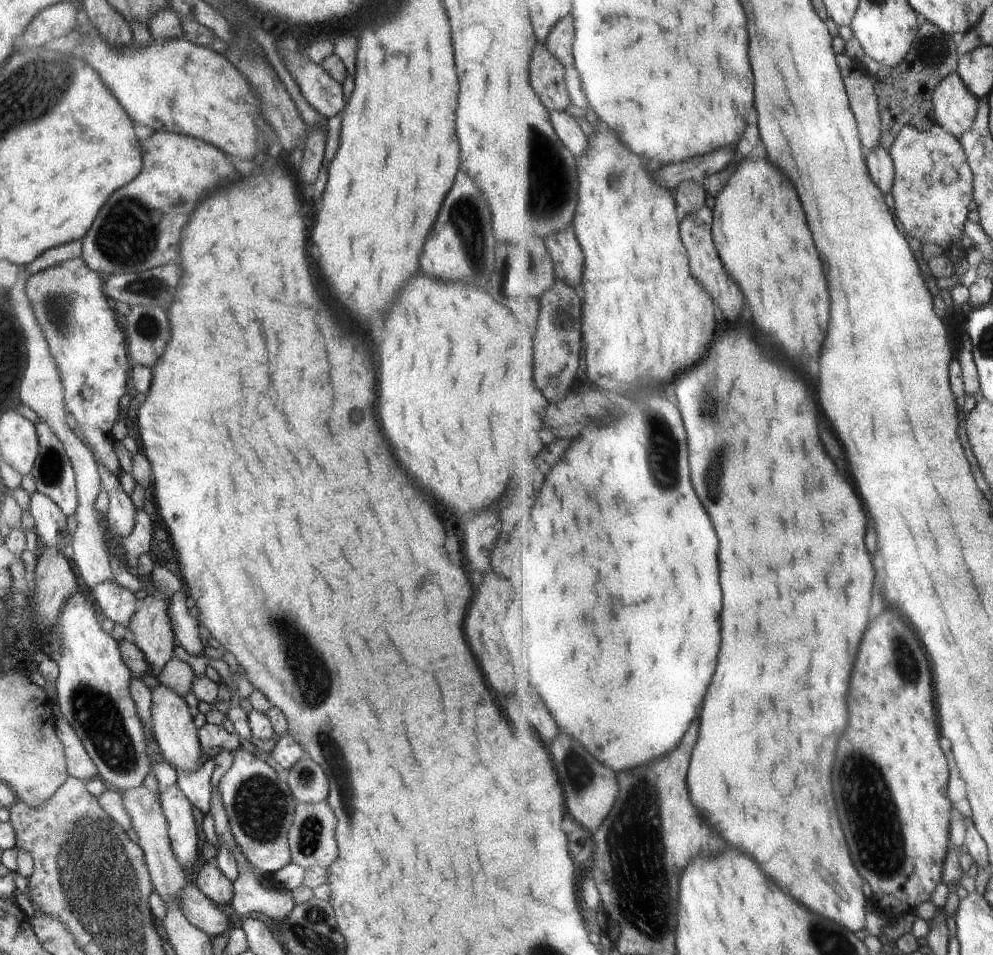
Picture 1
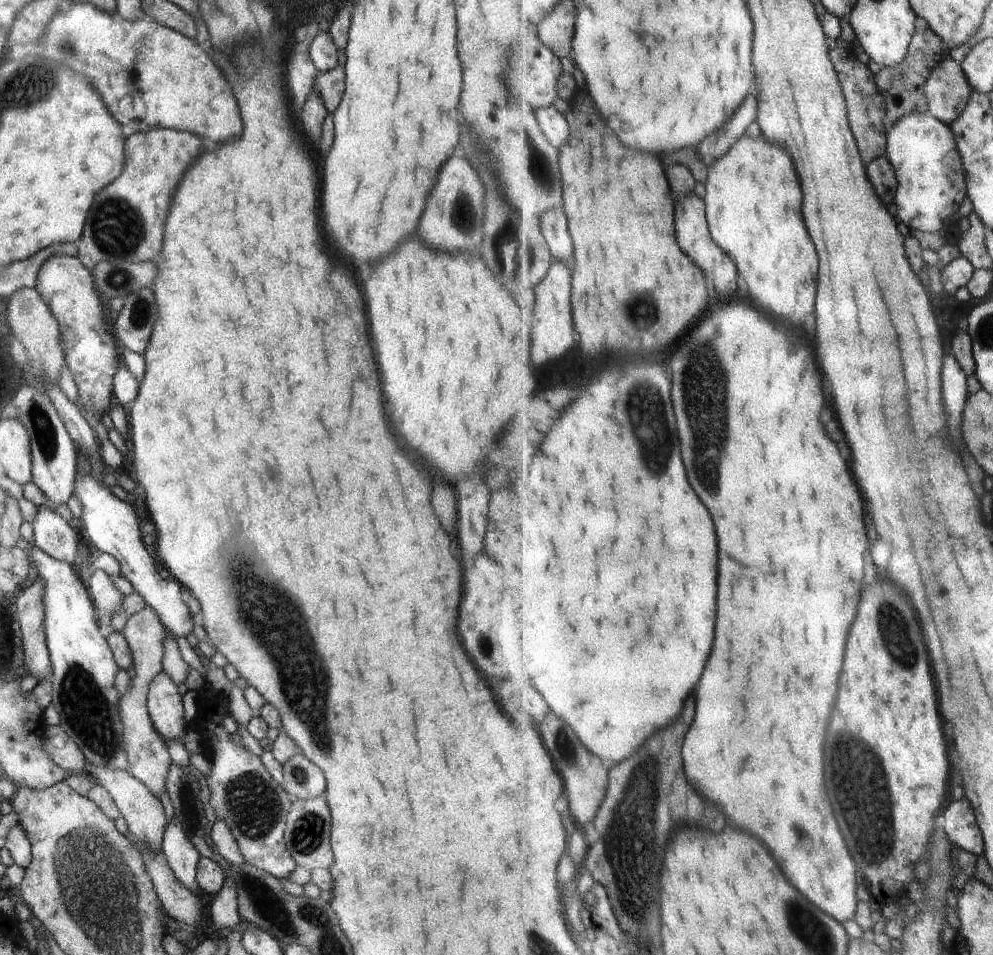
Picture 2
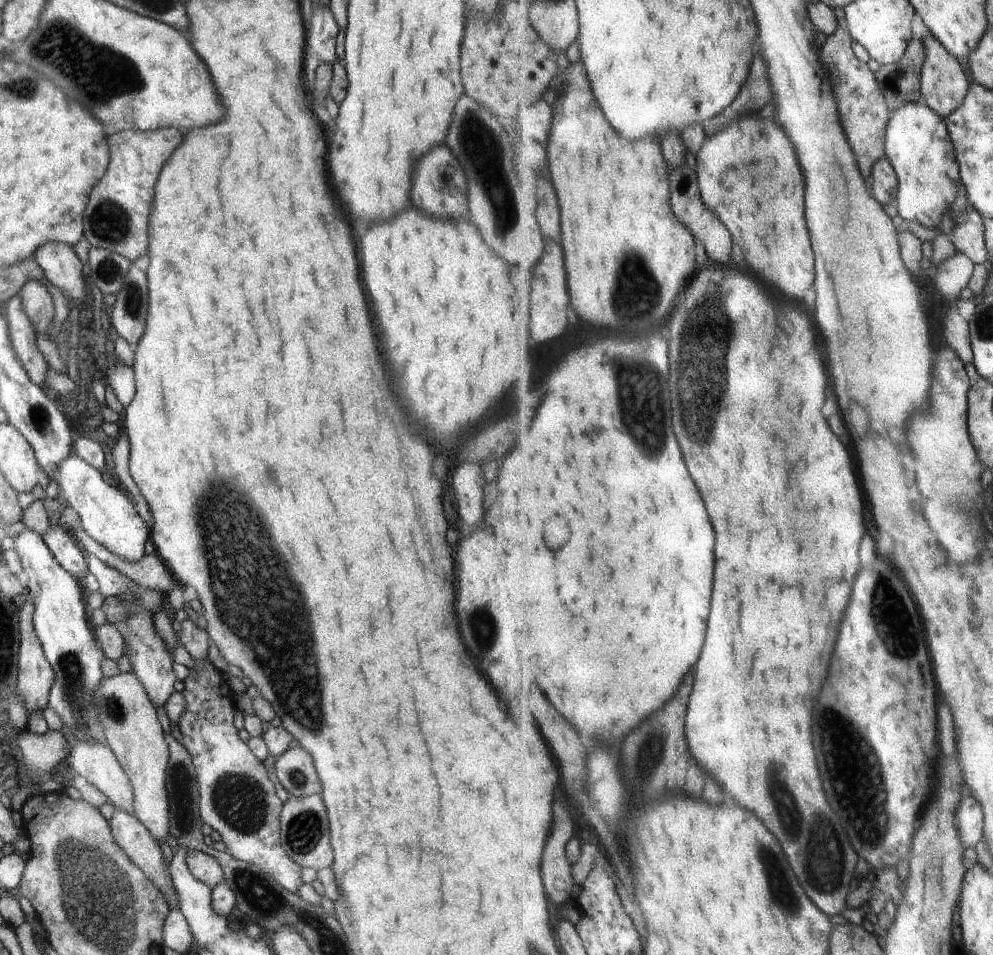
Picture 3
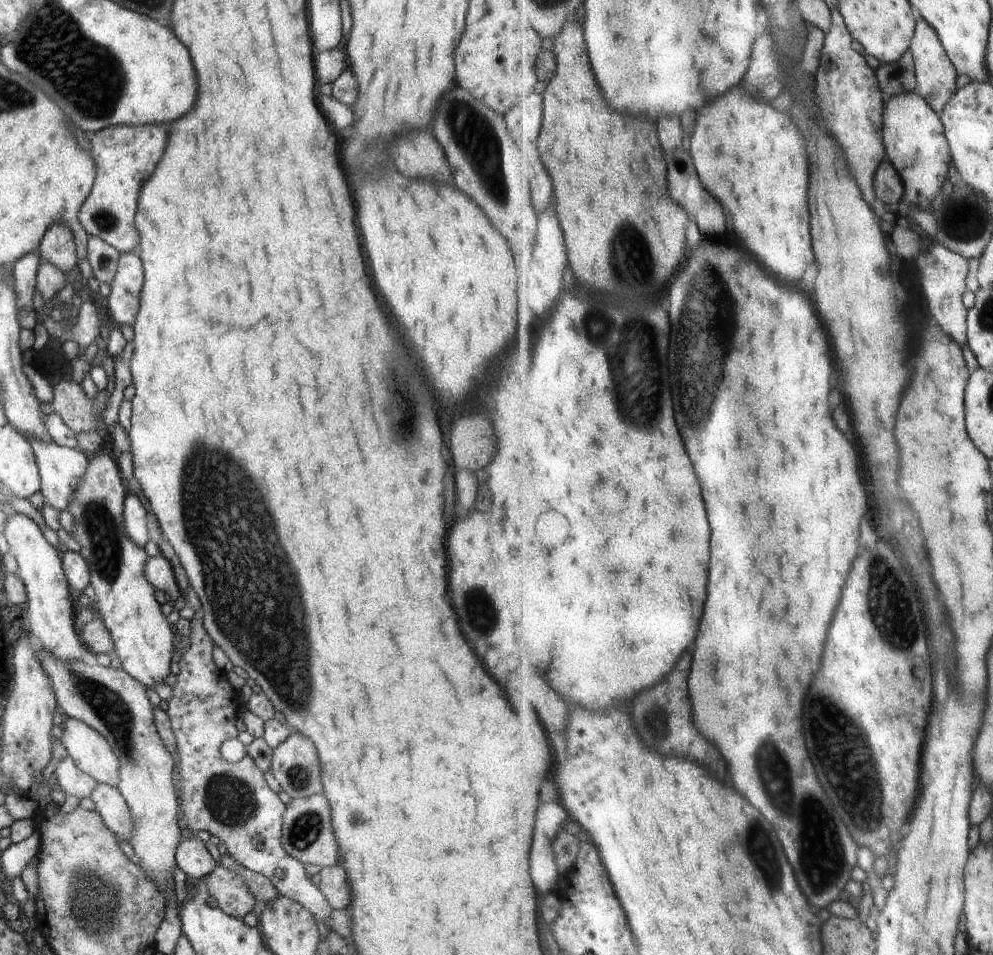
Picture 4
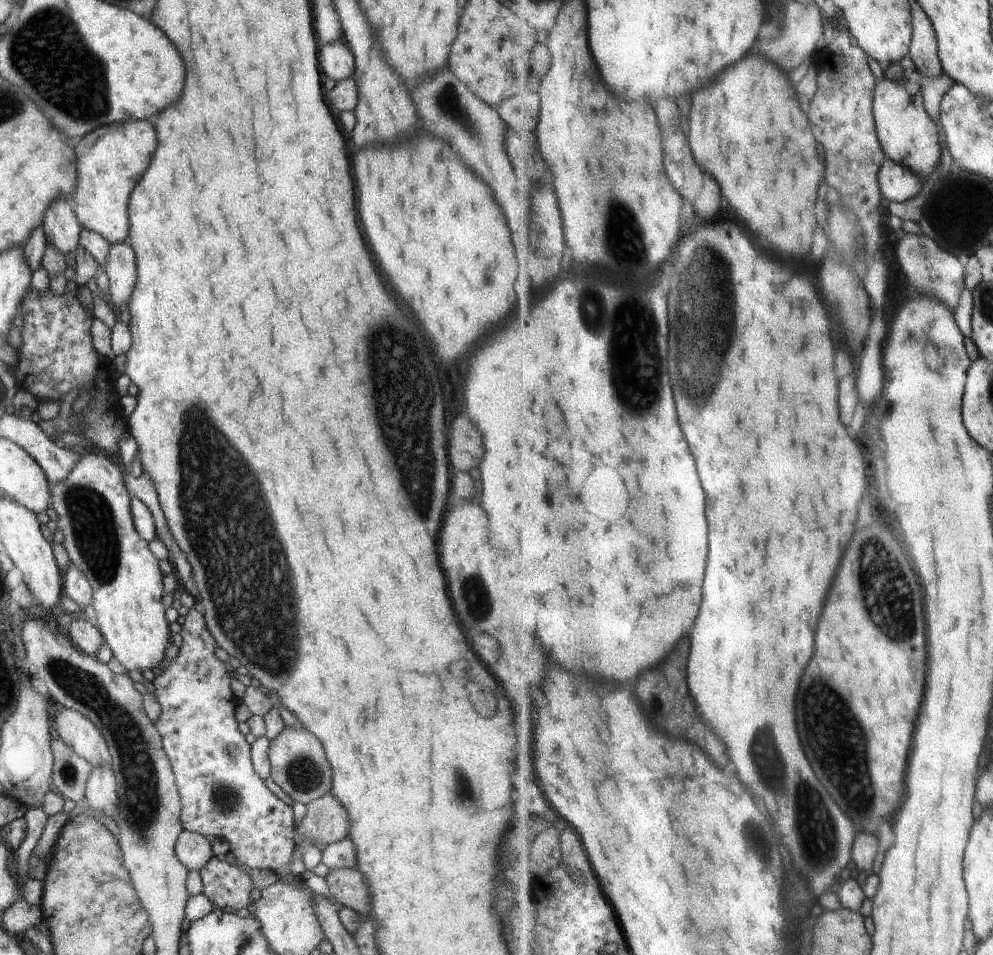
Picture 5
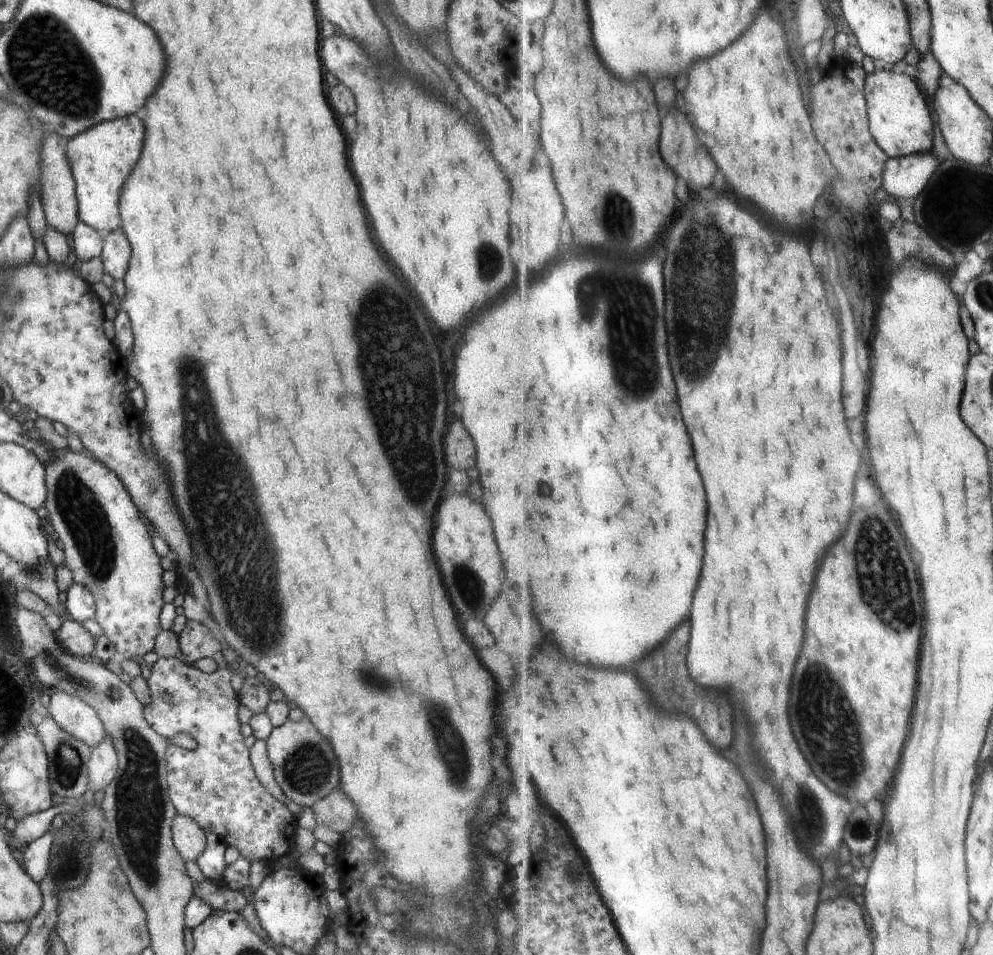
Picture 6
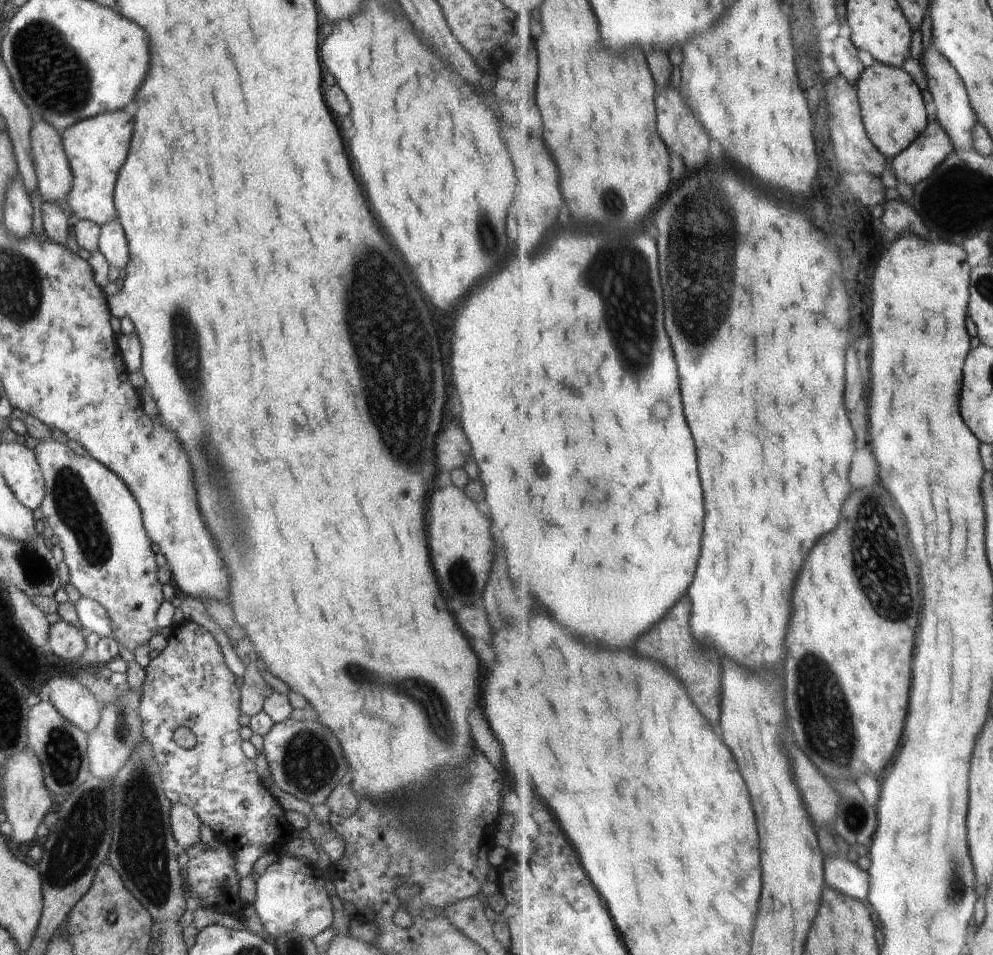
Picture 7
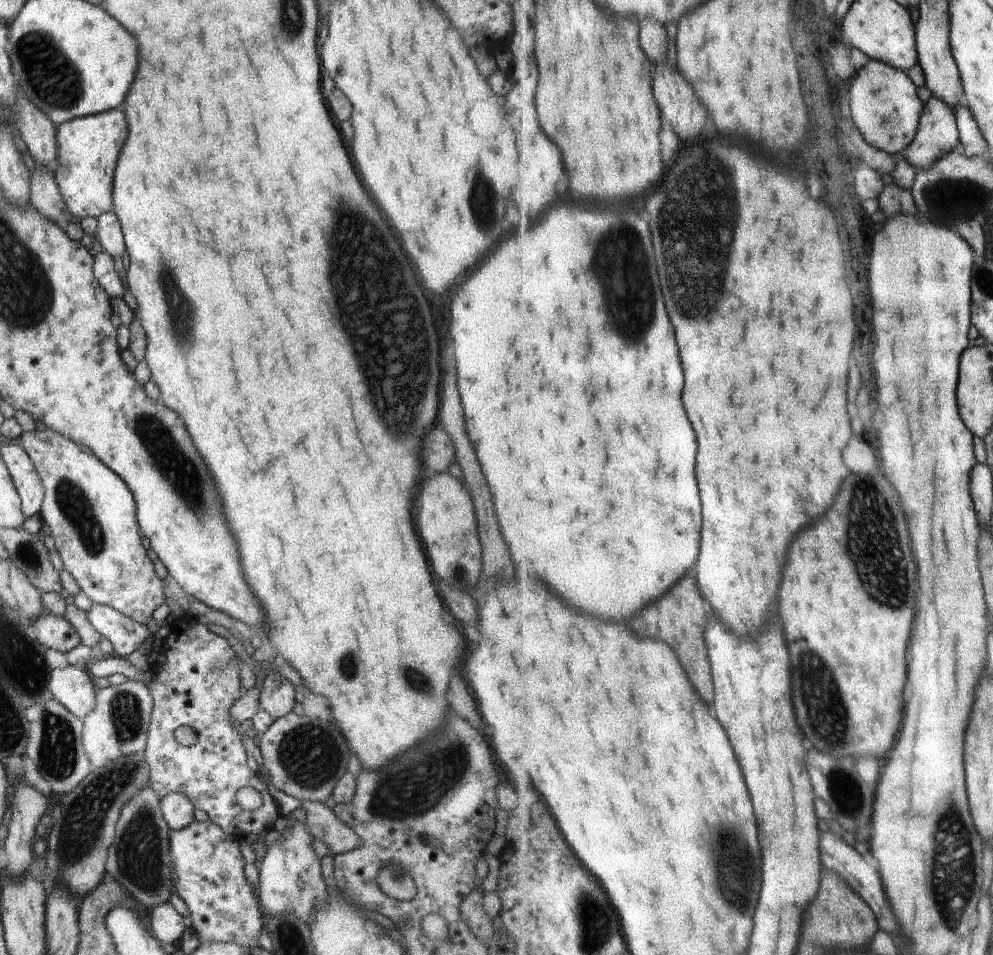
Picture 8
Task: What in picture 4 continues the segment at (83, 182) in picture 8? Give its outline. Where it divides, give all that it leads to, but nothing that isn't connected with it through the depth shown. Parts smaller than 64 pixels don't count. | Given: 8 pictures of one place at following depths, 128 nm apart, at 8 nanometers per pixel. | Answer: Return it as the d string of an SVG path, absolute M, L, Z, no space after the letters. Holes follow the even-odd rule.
M148 124L108 126L89 135L90 152L96 164L96 177L87 200L80 206L78 222L88 235L108 242L118 252L131 252L138 246L134 216L142 184L152 176L166 150L168 134L162 126Z

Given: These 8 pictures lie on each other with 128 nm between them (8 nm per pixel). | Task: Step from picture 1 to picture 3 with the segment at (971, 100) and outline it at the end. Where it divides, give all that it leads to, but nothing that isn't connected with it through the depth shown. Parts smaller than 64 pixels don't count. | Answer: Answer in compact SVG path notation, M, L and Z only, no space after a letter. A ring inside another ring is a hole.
M924 36L924 42L926 42L928 58L926 58L926 64L924 64L924 71L922 72L922 102L946 119L964 104L964 100L967 100L972 84L968 80L966 72L964 72L964 66L960 64L960 60L953 56L944 47L944 44L934 40L934 38L930 42L926 36Z

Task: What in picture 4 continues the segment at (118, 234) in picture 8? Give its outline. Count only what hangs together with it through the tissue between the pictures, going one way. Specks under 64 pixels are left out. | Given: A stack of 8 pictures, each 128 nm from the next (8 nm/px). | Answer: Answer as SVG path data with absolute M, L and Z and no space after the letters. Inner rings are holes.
M119 252L108 308L120 326L134 326L140 307L140 292L144 284L142 262L133 252Z

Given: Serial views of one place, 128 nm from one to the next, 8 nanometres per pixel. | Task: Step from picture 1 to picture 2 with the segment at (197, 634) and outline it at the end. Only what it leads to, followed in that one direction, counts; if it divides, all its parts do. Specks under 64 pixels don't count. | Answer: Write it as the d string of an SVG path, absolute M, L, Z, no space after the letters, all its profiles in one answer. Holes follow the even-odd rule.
M87 467L76 470L74 476L74 498L83 506L79 526L84 527L86 538L93 546L95 553L106 553L116 558L124 577L134 586L147 606L158 614L162 625L175 639L184 636L193 640L193 620L185 599L181 597L182 585L177 581L164 581L154 566L154 560L144 548L139 518L132 505L120 500L109 488L98 484L94 474Z

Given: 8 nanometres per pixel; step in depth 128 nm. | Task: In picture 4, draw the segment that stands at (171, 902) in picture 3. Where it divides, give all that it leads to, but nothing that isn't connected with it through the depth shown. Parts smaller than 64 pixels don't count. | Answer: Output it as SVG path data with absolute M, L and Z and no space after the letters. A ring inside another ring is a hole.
M97 783L90 798L96 805L95 811L100 814L106 828L114 834L114 837L124 838L126 842L130 843L132 816L118 788Z

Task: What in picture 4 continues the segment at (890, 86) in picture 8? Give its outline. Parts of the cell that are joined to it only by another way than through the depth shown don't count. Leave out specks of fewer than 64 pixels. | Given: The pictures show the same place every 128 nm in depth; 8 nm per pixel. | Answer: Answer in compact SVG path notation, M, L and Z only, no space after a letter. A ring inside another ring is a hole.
M916 91L892 96L884 110L884 138L888 159L906 180L906 206L900 214L908 214L912 206L929 209L930 200L942 192L952 170L953 154L941 115Z

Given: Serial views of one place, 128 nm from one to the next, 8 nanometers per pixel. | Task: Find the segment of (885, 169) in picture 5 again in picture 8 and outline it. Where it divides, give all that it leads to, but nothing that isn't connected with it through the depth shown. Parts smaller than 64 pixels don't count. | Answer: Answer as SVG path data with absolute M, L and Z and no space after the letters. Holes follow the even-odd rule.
M933 95L923 112L919 134L905 152L918 171L927 171L960 146L961 132L957 114L940 97Z

